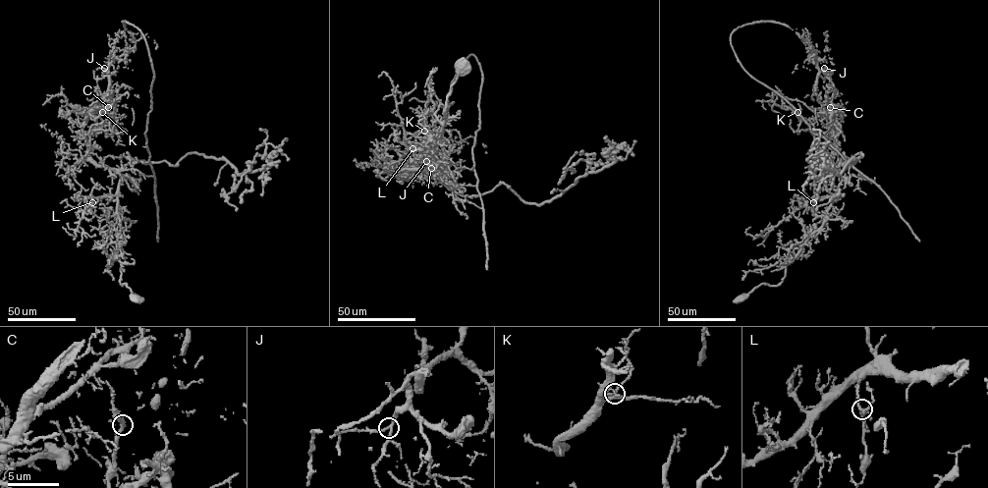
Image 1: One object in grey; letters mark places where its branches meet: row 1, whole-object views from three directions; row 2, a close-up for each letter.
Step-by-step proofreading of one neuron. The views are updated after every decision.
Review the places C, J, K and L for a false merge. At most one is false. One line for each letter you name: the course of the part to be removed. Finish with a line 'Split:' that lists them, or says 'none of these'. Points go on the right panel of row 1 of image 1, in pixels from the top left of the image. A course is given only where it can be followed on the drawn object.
C: course (830, 107), (828, 72), (796, 28), (755, 22), (732, 33), (741, 66), (871, 180), (919, 242)
Split: C

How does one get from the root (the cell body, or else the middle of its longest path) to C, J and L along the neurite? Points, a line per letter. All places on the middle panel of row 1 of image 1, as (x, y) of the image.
C: (463, 67), (443, 112), (440, 141), (444, 182), (422, 170), (406, 172), (431, 168)
J: (463, 67), (443, 112), (440, 141), (444, 182), (421, 170), (401, 176), (411, 160), (430, 151), (426, 161)
L: (463, 67), (451, 86), (443, 112), (440, 141), (444, 158), (441, 170), (422, 161), (411, 149), (412, 148)

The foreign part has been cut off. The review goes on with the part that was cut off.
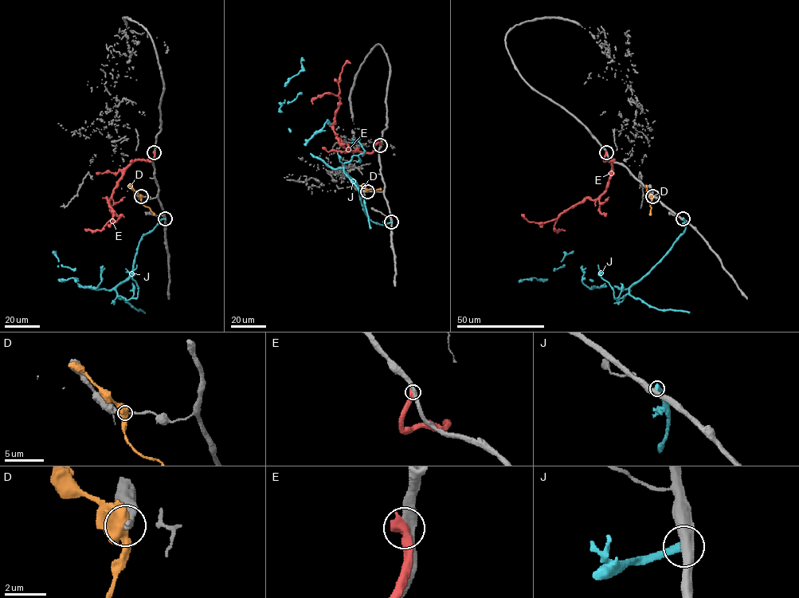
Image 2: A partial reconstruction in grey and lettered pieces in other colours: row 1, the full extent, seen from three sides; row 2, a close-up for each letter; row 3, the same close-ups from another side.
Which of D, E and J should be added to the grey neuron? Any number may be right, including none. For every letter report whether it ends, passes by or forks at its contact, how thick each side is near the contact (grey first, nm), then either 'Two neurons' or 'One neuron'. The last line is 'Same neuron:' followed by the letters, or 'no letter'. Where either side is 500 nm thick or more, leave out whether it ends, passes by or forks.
D: Thickness 180 nm (grey) against 650 nm. Two neurons
E: Thickness 440 nm (grey) against 550 nm. Two neurons
J: It ends there. Thickness 480 nm (grey) against 480 nm. Two neurons
Same neuron: no letter

